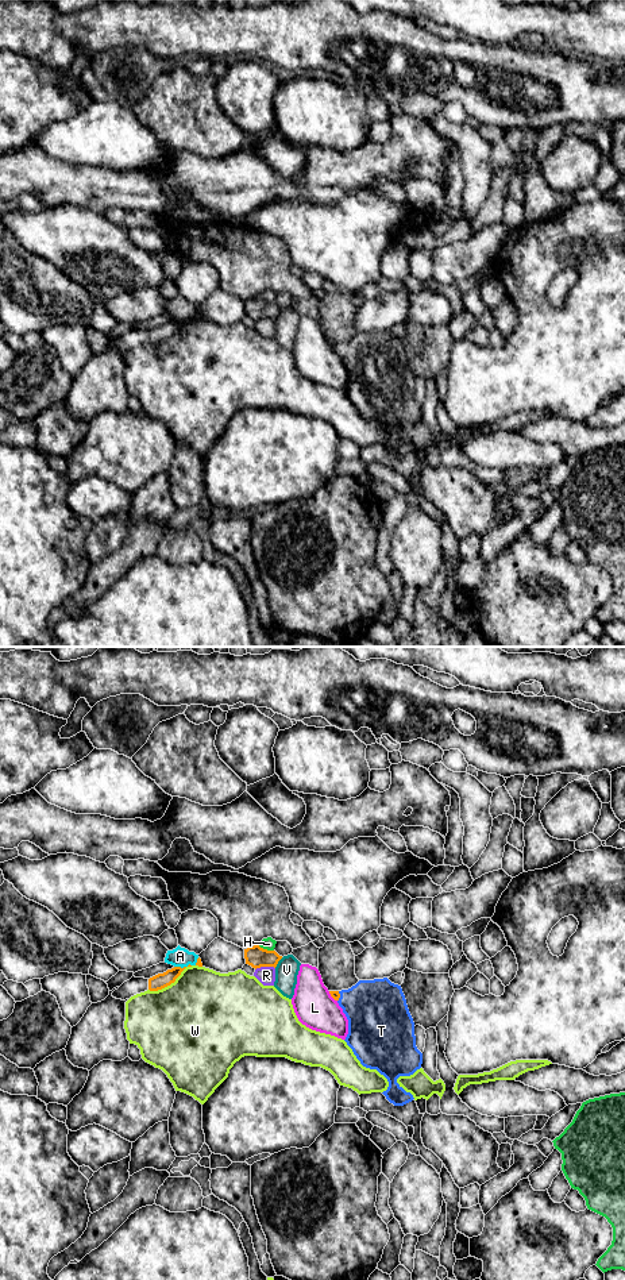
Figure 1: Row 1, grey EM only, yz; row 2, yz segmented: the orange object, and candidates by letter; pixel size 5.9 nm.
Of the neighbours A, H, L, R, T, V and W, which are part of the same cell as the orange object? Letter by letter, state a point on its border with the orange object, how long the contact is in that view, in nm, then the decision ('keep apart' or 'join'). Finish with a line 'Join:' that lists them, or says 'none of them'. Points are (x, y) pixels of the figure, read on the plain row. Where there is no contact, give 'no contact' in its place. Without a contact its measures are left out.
A: yz (184, 319) | 110 nm | keep apart
H: yz (266, 301) | 100 nm | keep apart
L: yz (332, 349) | 80 nm | keep apart
R: yz (265, 317) | 120 nm | keep apart
T: yz (339, 349) | 60 nm | join
V: yz (277, 315) | 80 nm | keep apart
W: yz (170, 335) | 300 nm | keep apart
Join: T

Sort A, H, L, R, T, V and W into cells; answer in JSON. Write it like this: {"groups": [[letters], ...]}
{"groups": [["A"], ["H"], ["L"], ["R"], ["T"], ["V"], ["W"]]}

